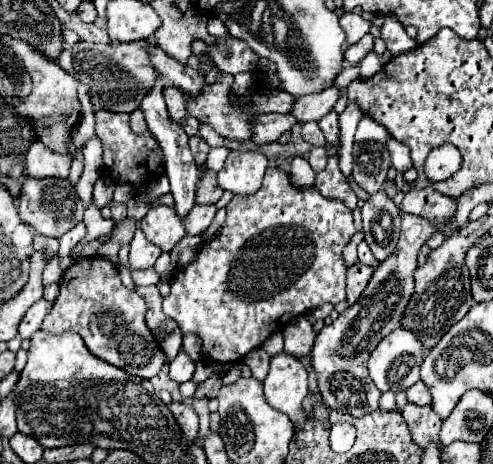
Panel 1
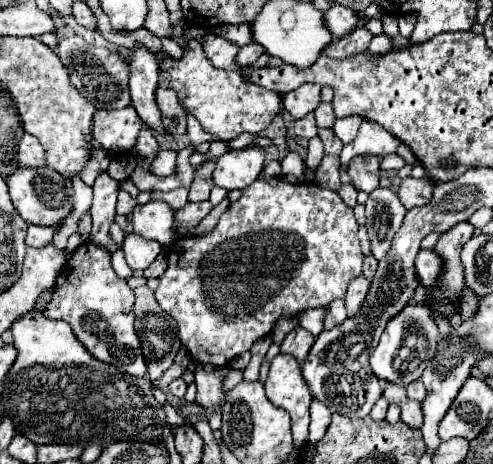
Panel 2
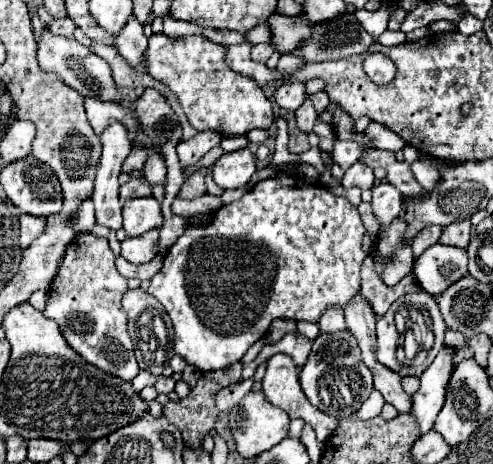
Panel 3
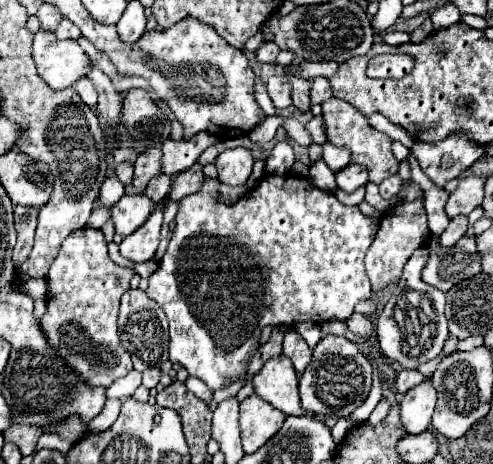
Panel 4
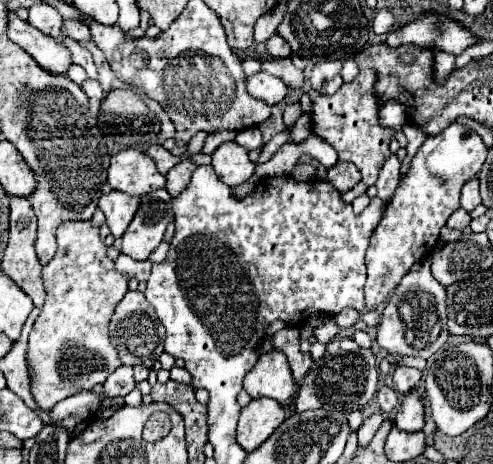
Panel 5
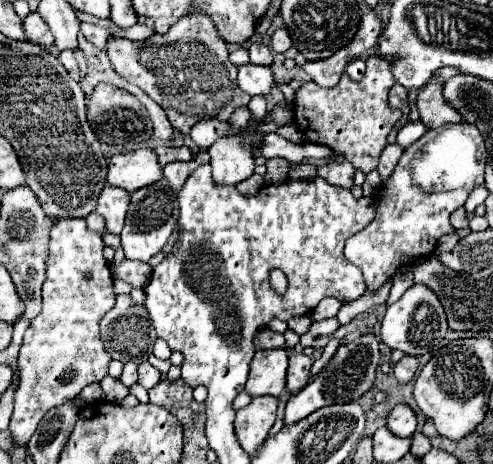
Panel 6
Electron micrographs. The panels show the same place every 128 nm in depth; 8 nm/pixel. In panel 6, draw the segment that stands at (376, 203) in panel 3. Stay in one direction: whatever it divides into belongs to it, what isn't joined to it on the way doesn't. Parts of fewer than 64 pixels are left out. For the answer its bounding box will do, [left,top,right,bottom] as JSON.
[378,144,402,180]

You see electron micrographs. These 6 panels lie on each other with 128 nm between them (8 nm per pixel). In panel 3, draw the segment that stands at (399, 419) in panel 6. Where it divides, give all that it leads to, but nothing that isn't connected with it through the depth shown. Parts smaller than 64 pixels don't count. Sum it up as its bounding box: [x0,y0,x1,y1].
[410,346,454,434]

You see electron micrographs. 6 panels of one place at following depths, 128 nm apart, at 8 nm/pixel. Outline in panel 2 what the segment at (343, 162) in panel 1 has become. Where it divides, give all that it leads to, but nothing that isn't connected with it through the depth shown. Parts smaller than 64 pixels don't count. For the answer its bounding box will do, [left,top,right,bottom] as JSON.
[332,116,362,144]

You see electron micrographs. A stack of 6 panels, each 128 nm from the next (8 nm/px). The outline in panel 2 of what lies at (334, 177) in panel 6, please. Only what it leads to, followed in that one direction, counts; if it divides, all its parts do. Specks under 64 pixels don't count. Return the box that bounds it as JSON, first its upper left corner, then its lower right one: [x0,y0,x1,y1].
[348,156,380,192]

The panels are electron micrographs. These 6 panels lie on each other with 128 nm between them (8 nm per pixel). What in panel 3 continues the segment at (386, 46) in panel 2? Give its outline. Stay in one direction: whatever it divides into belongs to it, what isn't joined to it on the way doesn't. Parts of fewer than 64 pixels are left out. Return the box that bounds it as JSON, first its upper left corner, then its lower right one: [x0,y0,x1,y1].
[378,30,404,46]

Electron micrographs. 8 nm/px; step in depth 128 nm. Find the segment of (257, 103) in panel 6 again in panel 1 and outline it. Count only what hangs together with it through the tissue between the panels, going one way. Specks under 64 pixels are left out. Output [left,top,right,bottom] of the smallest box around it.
[218,150,268,194]

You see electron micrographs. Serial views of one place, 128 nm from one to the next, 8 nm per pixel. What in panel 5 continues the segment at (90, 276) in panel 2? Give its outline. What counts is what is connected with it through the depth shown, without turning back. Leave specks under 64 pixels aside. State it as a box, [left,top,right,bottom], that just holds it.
[26,222,128,412]

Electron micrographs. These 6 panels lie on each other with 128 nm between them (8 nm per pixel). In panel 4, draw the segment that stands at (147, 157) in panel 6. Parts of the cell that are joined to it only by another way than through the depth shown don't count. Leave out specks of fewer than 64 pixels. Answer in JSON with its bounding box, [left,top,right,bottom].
[116,162,172,204]

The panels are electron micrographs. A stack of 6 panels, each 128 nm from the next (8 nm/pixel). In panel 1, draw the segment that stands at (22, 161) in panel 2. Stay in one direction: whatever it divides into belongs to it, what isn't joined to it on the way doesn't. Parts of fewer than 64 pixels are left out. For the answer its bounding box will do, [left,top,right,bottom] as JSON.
[26,140,72,178]

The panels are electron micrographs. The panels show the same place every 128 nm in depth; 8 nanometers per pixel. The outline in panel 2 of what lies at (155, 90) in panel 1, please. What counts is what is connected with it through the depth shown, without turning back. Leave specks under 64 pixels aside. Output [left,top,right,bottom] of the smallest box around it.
[128,44,164,132]

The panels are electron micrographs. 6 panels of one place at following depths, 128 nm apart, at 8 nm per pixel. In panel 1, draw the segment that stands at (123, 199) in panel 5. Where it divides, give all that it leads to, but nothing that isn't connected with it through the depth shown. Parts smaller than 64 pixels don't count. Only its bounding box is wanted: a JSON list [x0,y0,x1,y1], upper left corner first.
[140,204,186,252]

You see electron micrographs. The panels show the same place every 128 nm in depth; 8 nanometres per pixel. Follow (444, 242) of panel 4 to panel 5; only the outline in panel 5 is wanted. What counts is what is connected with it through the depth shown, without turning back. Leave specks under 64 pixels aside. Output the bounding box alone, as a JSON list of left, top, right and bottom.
[446,208,470,230]

